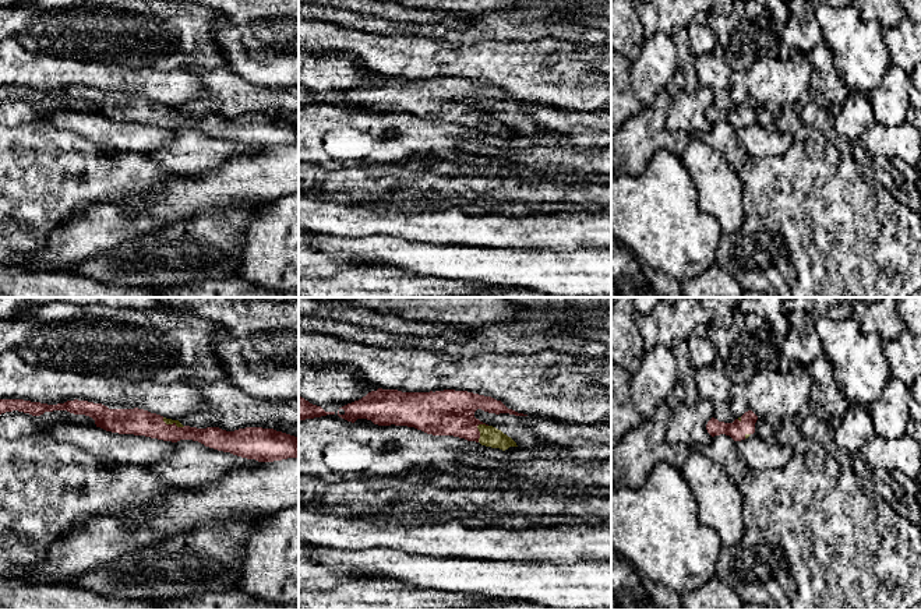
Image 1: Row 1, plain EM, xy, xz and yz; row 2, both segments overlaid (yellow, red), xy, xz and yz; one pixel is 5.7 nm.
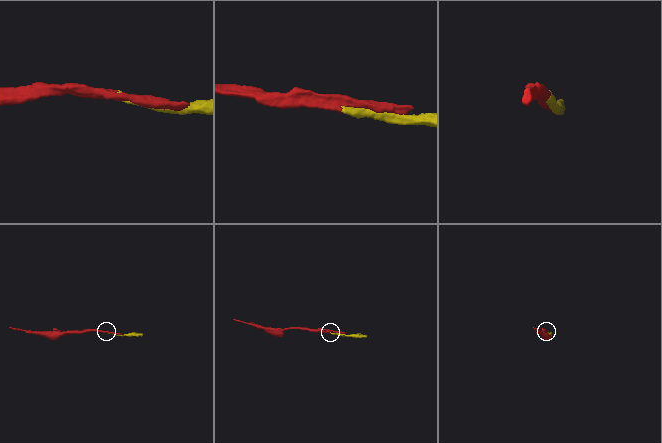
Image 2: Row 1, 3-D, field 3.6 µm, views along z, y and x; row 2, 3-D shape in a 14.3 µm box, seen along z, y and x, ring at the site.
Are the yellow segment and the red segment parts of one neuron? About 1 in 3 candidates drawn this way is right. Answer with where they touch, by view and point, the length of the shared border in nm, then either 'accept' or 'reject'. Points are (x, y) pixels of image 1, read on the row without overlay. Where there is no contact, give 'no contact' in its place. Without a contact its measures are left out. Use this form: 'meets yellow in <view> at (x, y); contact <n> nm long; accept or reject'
meets yellow in xz at (479, 117); contact 120 nm long; accept

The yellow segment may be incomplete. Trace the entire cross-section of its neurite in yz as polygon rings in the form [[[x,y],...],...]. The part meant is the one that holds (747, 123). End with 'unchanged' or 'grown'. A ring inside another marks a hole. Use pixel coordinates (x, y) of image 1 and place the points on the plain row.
[[[752,98],[745,99],[733,110],[719,109],[717,106],[712,105],[706,112],[706,117],[712,124],[726,121],[734,128],[741,128],[755,120],[756,107],[758,103]]] | grown

